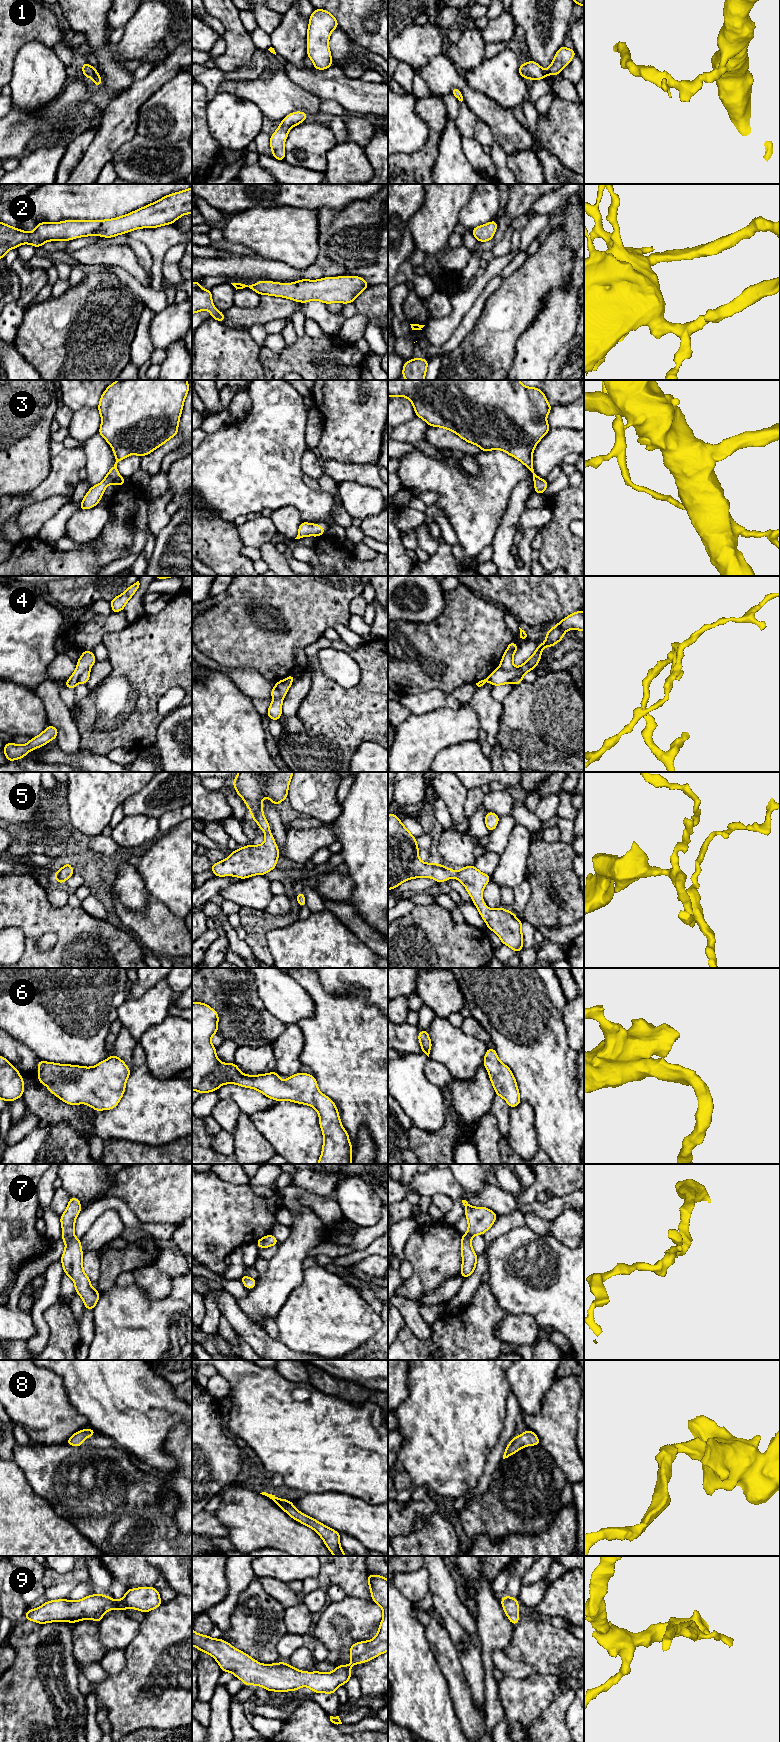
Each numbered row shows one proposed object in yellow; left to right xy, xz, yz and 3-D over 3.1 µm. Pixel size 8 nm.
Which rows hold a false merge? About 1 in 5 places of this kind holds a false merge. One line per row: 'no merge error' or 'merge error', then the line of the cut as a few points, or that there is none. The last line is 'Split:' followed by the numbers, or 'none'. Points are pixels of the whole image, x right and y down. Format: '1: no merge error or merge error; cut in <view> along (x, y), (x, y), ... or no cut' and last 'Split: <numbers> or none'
1: no merge error; no cut
2: no merge error; no cut
3: no merge error; no cut
4: no merge error; no cut
5: no merge error; no cut
6: no merge error; no cut
7: no merge error; no cut
8: no merge error; no cut
9: no merge error; no cut
Split: none

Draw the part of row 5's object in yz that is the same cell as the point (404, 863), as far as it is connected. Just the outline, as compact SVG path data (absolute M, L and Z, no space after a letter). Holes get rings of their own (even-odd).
M391 812L388 815L388 890L413 878L433 878L439 883L457 878L471 896L488 929L499 936L502 944L513 949L516 954L524 949L523 923L512 911L503 907L492 910L483 902L482 892L491 880L489 875L480 872L474 865L455 871L441 864L424 863L420 860L418 851L416 838Z

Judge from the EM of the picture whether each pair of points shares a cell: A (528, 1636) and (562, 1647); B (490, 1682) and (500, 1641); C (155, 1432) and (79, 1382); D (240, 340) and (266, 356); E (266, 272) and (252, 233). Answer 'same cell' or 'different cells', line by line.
A: same cell
B: same cell
C: same cell
D: different cells
E: different cells

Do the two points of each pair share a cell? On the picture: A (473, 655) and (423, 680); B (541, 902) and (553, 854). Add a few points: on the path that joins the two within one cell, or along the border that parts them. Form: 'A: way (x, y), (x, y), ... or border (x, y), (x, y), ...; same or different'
A: way (461, 663), (442, 682), (435, 681); same
B: way (541, 890), (542, 866); same

